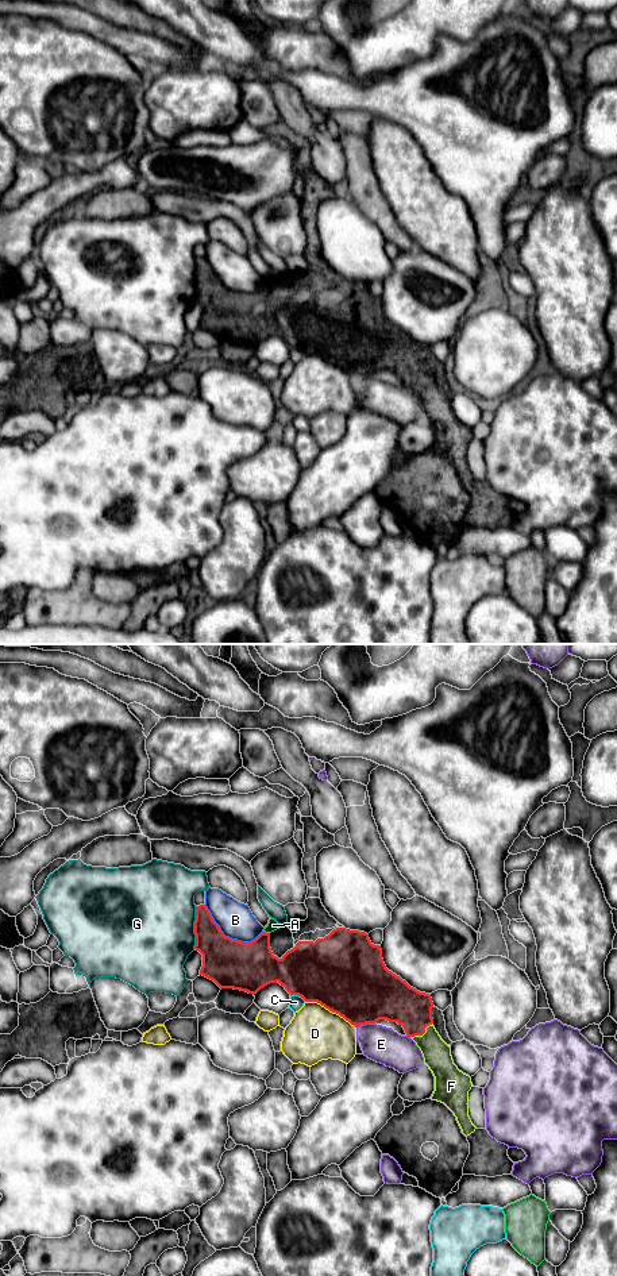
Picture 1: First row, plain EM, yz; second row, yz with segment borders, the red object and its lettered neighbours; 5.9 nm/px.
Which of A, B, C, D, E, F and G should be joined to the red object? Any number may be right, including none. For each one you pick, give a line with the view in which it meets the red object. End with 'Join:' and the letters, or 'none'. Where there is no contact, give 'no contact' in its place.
F: meets red in yz
Join: F

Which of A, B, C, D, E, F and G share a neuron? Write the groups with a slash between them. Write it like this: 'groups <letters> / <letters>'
groups A / B / C / D / E / F / G

